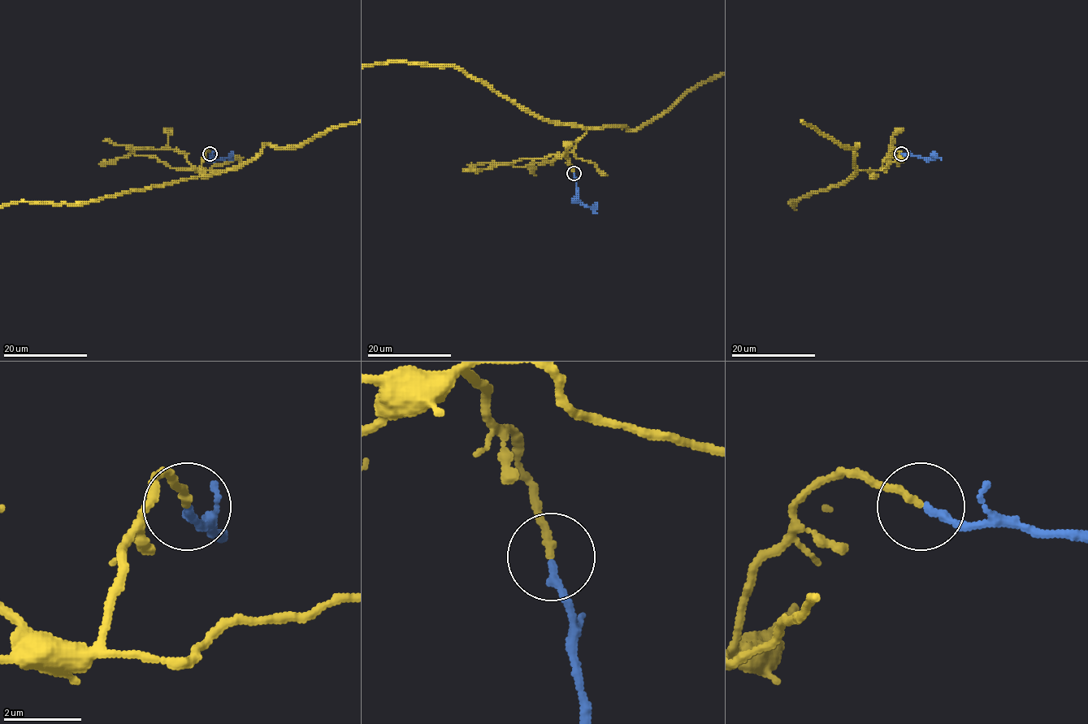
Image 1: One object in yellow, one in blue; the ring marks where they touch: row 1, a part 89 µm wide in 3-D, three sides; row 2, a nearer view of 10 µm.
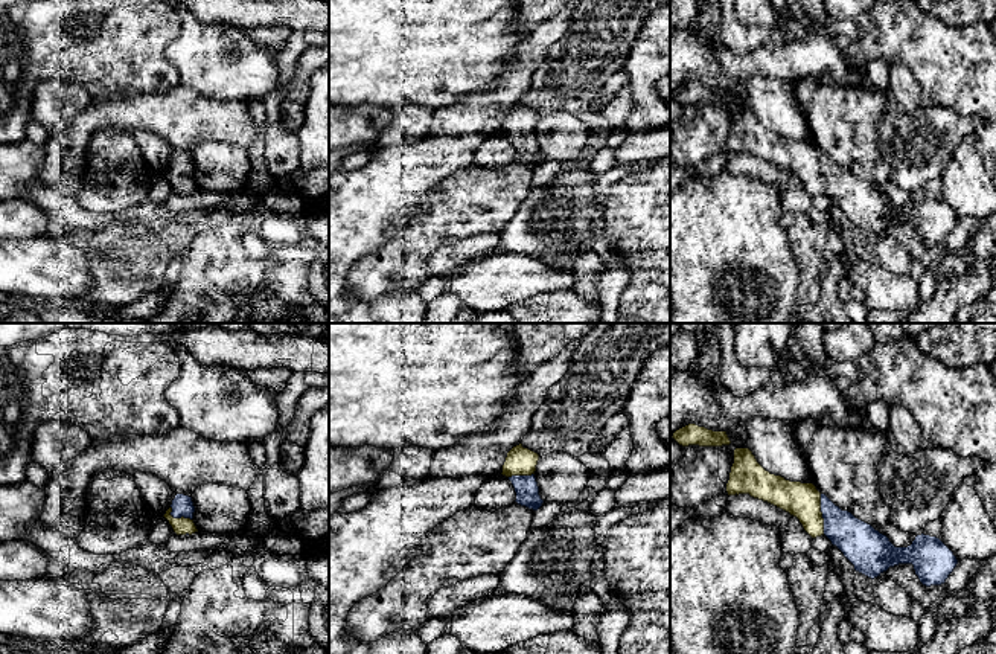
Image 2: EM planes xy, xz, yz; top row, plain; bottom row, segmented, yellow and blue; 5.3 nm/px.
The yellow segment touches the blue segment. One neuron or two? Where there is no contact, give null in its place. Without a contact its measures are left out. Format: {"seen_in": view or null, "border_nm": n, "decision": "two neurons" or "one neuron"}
{"seen_in": "yz", "border_nm": 220, "decision": "one neuron"}

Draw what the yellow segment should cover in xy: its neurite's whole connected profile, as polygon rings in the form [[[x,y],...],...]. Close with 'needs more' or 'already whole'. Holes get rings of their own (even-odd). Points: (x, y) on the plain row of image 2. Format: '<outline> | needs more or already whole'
[[[177,152],[172,159],[171,166],[163,174],[172,184],[177,194],[192,194],[198,191],[193,181],[195,165],[192,155],[184,152]]] | needs more

